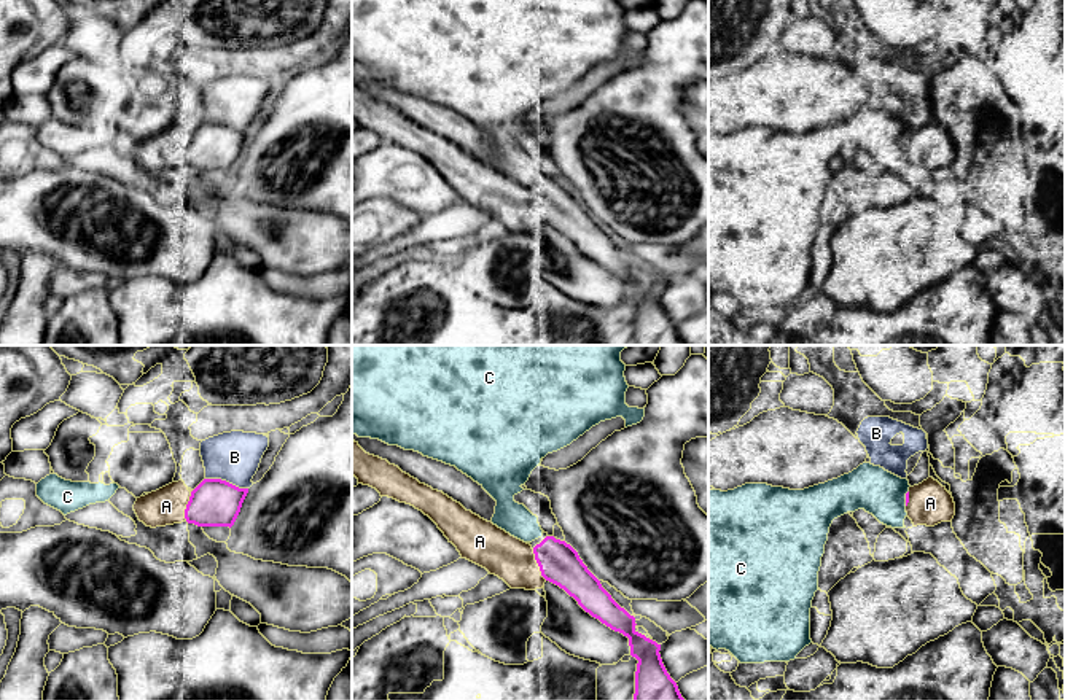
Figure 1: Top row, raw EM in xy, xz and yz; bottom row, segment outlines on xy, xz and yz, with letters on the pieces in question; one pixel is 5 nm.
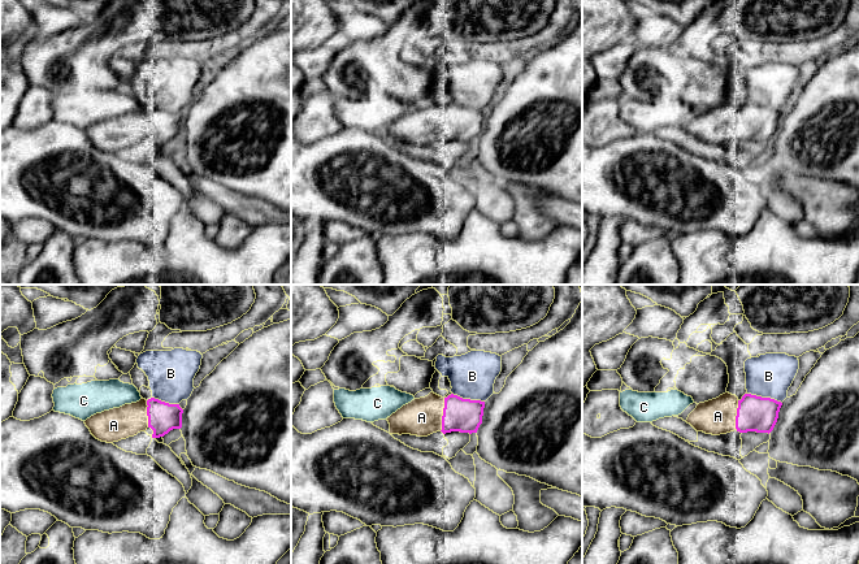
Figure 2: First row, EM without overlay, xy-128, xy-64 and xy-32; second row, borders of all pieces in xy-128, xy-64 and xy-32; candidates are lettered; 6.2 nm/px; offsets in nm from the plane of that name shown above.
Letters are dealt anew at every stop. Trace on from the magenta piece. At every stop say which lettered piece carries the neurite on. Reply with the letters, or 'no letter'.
A

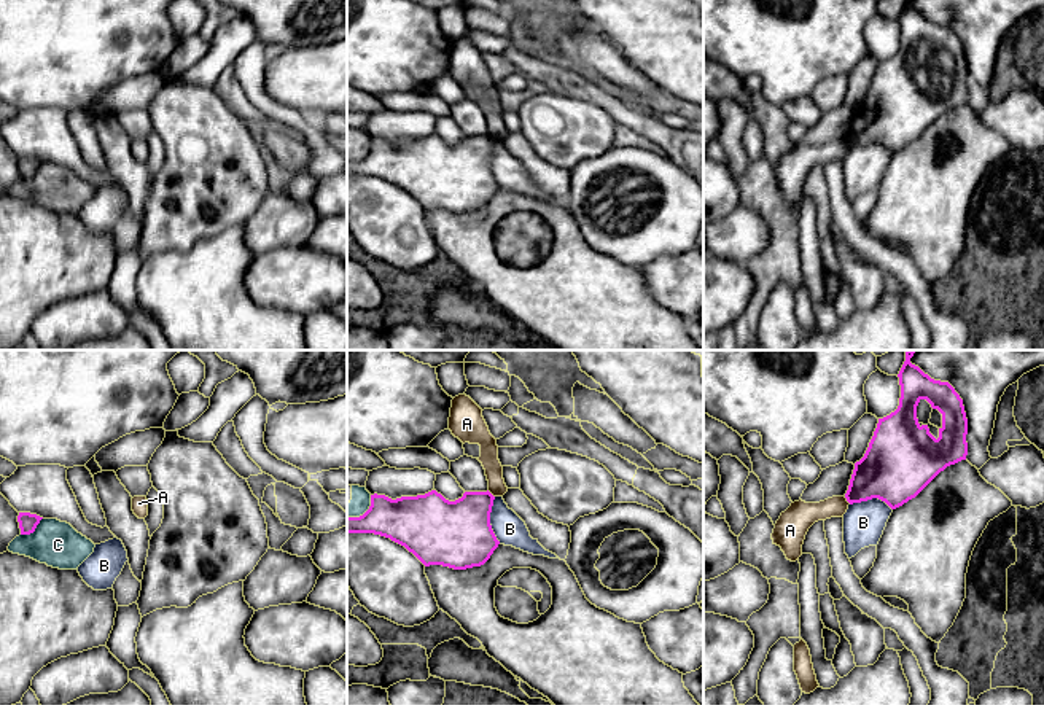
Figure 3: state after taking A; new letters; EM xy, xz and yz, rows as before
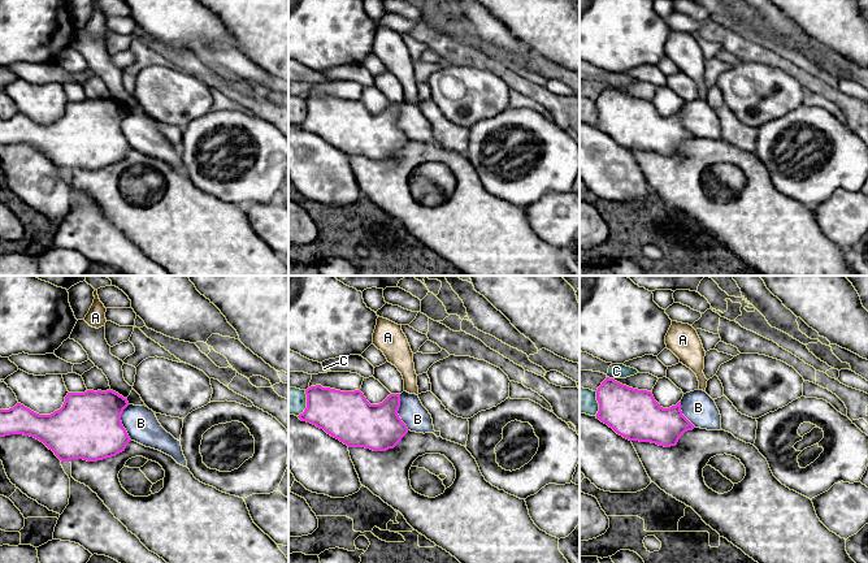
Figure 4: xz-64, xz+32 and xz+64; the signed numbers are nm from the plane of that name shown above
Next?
no letter

